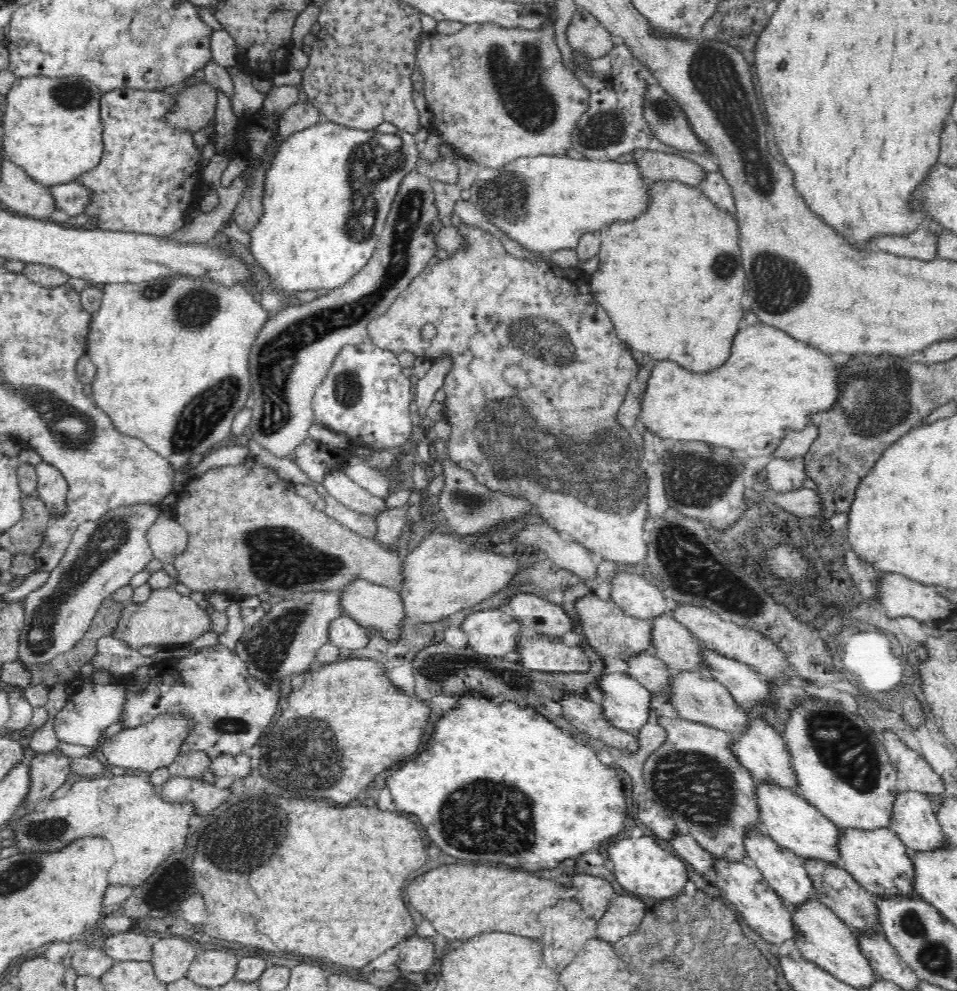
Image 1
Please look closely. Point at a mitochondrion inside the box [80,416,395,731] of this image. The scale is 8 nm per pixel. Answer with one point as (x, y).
(280, 558)

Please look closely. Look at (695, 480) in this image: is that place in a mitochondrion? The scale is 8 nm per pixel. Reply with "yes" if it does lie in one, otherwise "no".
yes

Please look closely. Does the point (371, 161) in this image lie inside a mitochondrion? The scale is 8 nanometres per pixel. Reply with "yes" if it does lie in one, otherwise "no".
yes

